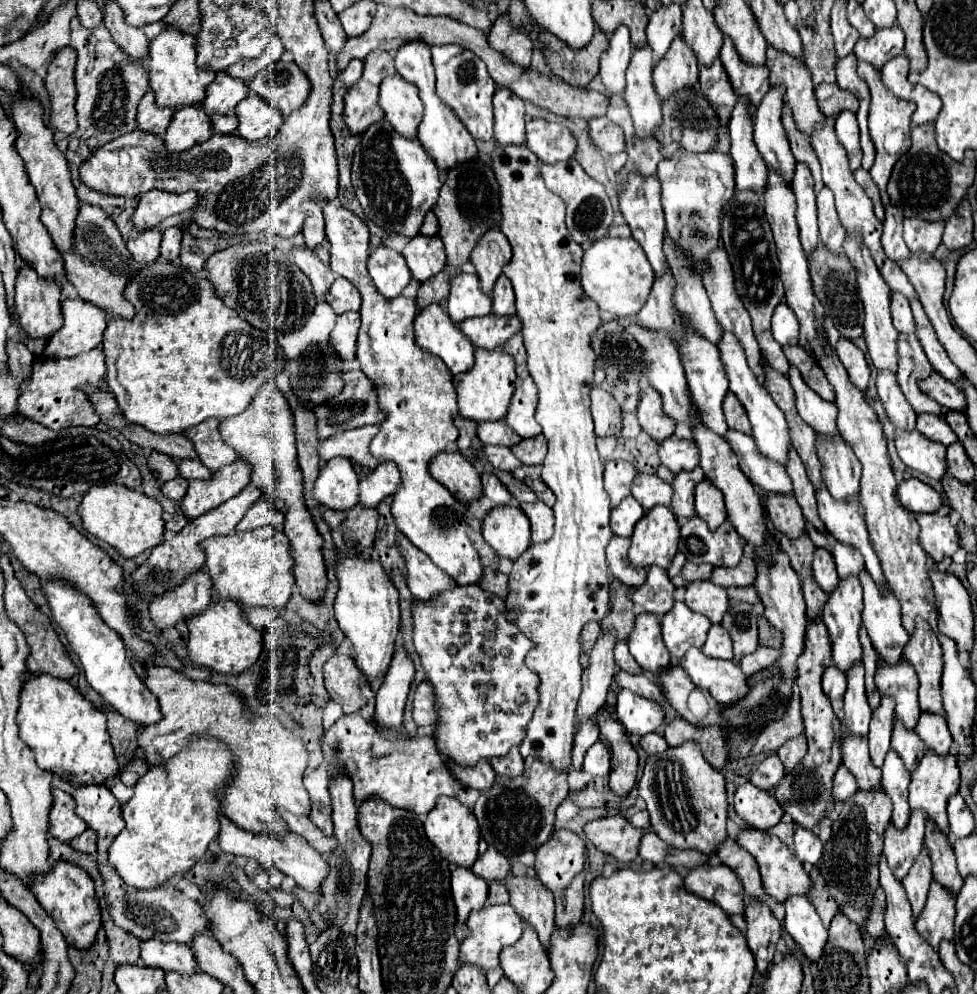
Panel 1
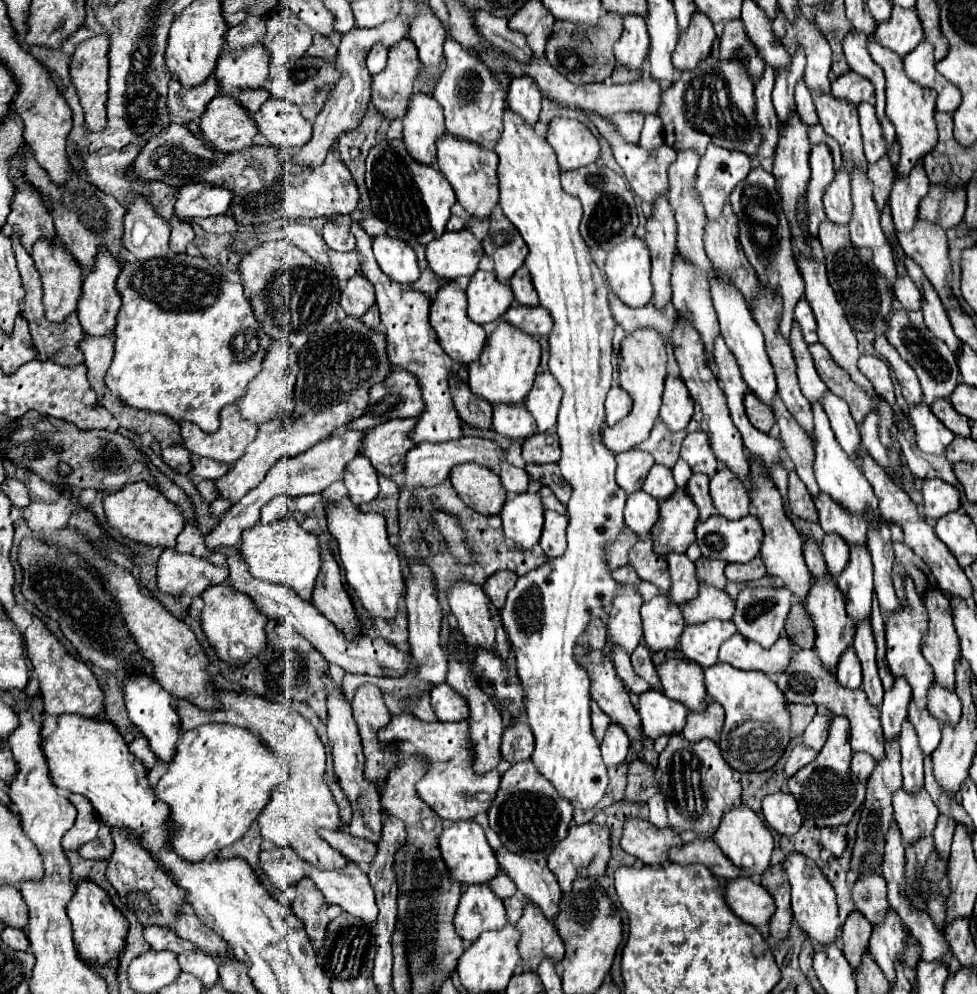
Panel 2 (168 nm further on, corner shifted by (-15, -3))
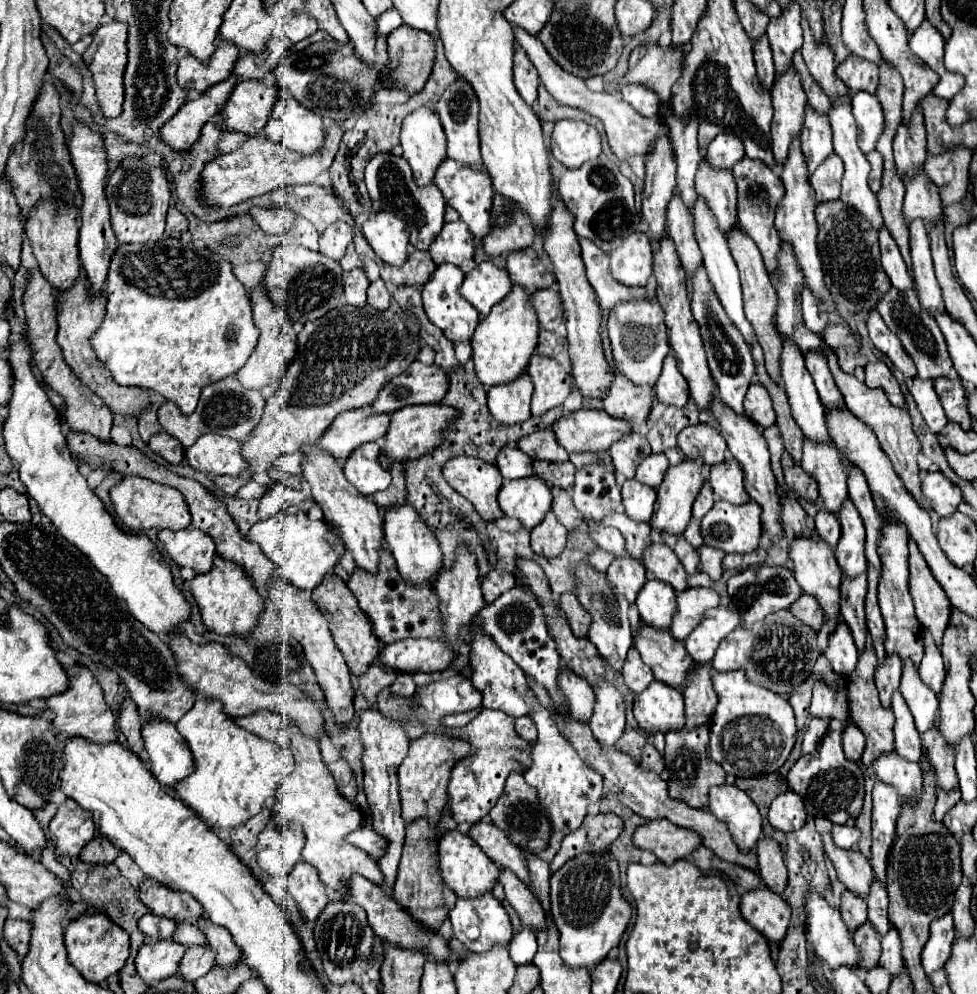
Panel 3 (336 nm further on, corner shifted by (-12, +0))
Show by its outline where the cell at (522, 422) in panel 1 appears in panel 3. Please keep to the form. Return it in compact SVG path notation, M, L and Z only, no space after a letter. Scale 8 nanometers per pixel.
M535 354L527 366L527 372L533 378L535 390L531 400L531 414L545 414L553 406L561 406L571 392L573 378L565 372L565 368L549 356Z

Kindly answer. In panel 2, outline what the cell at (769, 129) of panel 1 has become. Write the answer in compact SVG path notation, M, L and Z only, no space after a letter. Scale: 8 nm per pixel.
M796 55L796 59L792 61L792 67L788 67L788 71L784 71L784 75L776 75L776 85L774 85L774 93L772 93L772 101L774 101L774 109L776 115L780 119L780 123L788 123L788 119L794 113L794 85L804 77L804 55Z

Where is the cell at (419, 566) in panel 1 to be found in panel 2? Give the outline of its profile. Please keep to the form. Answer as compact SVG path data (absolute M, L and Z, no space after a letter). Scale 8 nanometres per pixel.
M466 579L454 581L448 589L448 605L450 605L450 613L458 621L458 629L468 639L470 647L482 645L488 649L496 649L504 659L510 657L510 647L508 647L508 639L506 639L506 631L502 627L500 611L492 605L492 601L488 599L488 595L484 593L484 589L480 585L470 583Z

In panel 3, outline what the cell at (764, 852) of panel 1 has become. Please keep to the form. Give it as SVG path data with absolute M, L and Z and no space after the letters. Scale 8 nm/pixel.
M809 892L805 900L807 910L807 940L811 942L815 954L831 968L857 968L859 950L853 944L851 930L843 922L837 908L829 906L825 898L813 896Z

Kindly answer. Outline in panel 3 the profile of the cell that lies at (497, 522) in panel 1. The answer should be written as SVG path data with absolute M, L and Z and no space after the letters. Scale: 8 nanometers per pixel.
M529 476L525 480L503 482L499 490L499 506L505 516L521 520L525 528L535 528L553 504L553 494L545 480Z

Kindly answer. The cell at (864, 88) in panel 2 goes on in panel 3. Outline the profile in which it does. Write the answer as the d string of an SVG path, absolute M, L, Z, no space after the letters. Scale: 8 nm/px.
M849 56L845 62L837 66L837 76L845 82L845 86L851 90L851 94L865 90L873 94L877 90L877 80L879 80L879 66L859 58L859 56Z

